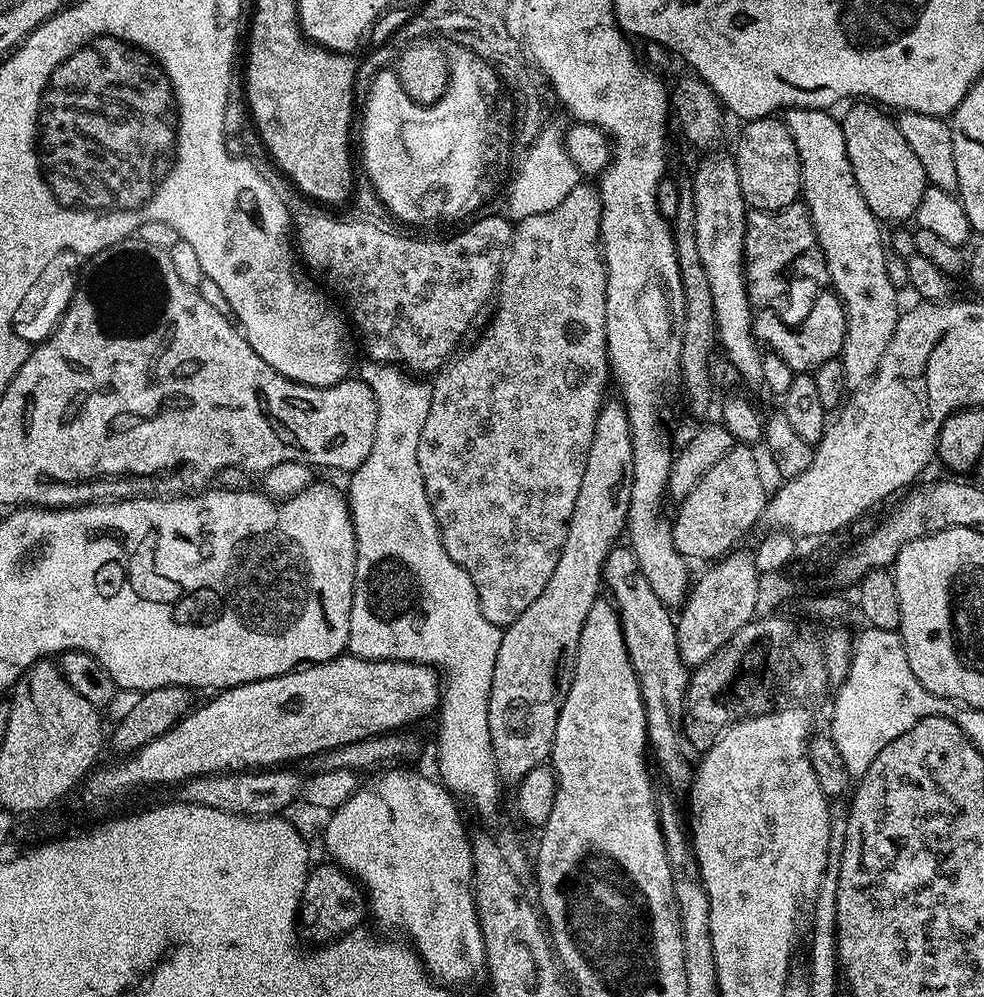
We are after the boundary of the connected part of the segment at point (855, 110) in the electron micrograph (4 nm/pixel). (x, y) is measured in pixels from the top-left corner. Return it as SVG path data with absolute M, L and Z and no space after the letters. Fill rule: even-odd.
M856 102L852 106L842 116L846 154L854 170L854 182L858 182L862 198L866 198L866 206L870 206L876 219L881 222L911 221L918 210L918 202L922 202L922 194L930 187L926 170L922 170L922 162L918 162L914 150L910 150L893 117L888 117L889 113L883 107L872 102Z

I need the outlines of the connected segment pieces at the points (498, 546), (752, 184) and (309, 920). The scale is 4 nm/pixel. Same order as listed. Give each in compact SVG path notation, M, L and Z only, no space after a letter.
M581 182L576 184L574 190L570 190L570 194L566 194L564 201L560 205L554 206L554 210L546 210L546 214L530 214L526 219L519 221L513 227L512 243L508 245L504 267L500 273L498 295L494 300L496 313L493 314L492 321L488 324L488 329L473 342L472 348L465 347L435 377L435 380L437 379L436 384L433 383L431 385L432 401L430 402L430 414L426 414L426 426L422 426L422 438L418 442L418 466L422 470L422 478L426 486L428 501L434 510L434 518L440 527L440 537L444 539L446 554L450 554L450 558L454 558L454 562L458 562L458 566L462 566L462 570L466 570L466 574L470 574L470 578L474 582L474 590L476 591L476 602L482 606L482 614L486 614L486 618L490 618L490 622L501 626L514 623L526 610L526 606L530 606L530 602L534 602L534 598L538 598L538 594L542 594L542 590L546 590L546 582L550 582L550 574L554 574L554 566L558 566L558 558L562 558L562 546L566 546L566 534L568 533L568 527L572 524L572 515L574 514L574 506L578 502L578 494L582 490L583 472L586 470L587 455L590 454L591 443L594 439L595 423L598 422L600 408L603 407L606 401L604 391L608 388L608 382L610 386L610 369L606 342L606 266L604 265L604 254L600 246L602 206L600 205L599 191L593 185L591 188L588 184L591 183Z
M776 116L747 121L738 136L734 159L744 201L755 211L780 211L801 195L797 147L784 122Z
M328 862L321 872L313 871L306 880L306 899L298 913L302 932L308 935L309 945L327 946L349 934L355 933L370 912L366 893L353 877L335 863Z

